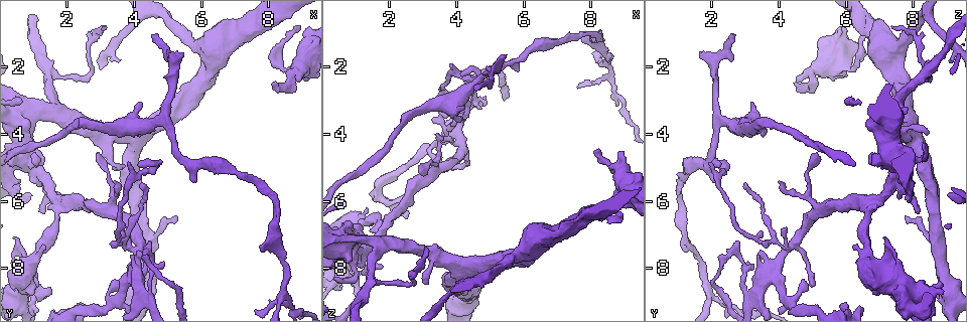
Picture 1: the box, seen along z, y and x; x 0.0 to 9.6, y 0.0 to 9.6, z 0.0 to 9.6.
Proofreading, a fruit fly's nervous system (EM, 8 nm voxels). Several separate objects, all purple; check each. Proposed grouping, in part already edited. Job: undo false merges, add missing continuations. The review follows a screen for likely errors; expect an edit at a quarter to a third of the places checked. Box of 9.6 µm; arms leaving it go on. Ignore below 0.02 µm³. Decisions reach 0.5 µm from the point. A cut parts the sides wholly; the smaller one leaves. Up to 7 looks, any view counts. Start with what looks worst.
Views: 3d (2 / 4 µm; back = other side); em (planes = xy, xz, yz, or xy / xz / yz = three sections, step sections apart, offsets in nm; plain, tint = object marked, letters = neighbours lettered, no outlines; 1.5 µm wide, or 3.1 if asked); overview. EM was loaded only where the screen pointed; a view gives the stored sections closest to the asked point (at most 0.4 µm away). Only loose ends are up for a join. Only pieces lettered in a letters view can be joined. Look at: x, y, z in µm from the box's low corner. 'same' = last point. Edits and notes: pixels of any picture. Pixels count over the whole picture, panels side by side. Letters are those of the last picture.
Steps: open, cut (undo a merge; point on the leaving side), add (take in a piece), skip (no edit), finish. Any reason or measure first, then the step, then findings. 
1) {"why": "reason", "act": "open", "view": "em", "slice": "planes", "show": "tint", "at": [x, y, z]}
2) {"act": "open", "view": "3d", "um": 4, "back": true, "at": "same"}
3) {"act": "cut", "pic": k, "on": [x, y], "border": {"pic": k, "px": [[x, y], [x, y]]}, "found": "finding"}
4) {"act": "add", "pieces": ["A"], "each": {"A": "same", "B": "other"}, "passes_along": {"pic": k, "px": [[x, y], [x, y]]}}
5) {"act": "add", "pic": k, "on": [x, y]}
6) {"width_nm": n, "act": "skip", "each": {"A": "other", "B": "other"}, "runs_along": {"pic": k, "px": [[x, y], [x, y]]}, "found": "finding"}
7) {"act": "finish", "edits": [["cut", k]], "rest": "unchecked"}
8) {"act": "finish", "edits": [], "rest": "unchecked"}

{"why": "stops while still wide", "act": "open", "view": "em", "slice": "yz", "step": 4, "show": "letters", "at": [8.85, 2.40, 4.50]}

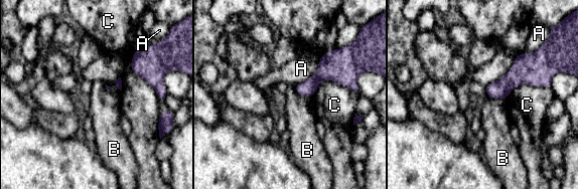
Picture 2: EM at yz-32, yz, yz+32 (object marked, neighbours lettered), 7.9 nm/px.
{"act": "skip", "each": {"A": "other", "B": "other", "C": "other"}, "border": {"pic": 2, "px": [[294, 84], [297, 92], [311, 97]]}, "found": "no lettered piece goes on from it"}

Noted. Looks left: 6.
{"why": "free end", "act": "open", "view": "em", "slice": "planes", "show": "letters", "at": [4.15, 3.10, 3.20]}

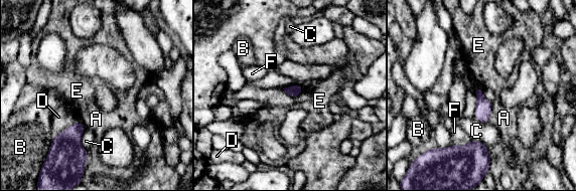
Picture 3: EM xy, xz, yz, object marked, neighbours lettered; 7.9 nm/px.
{"act": "skip", "each": {"A": "other", "B": "other", "C": "other", "D": "other", "E": "other", "F": "other"}, "border": {"pic": 3, "px": [[477, 86], [481, 88]]}, "found": "no lettered piece goes on from it"}

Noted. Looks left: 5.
{"why": "thin end", "act": "open", "view": "em", "slice": "planes", "show": "letters", "at": [4.20, 5.50, 2.95]}

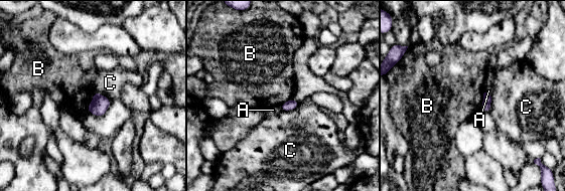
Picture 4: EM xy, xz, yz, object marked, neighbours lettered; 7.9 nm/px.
{"act": "skip", "each": {"A": "other", "B": "other", "C": "other"}, "found": "no lettered piece goes on from it"}

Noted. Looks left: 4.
{"act": "finish", "edits": [], "rest": "unchecked"}

